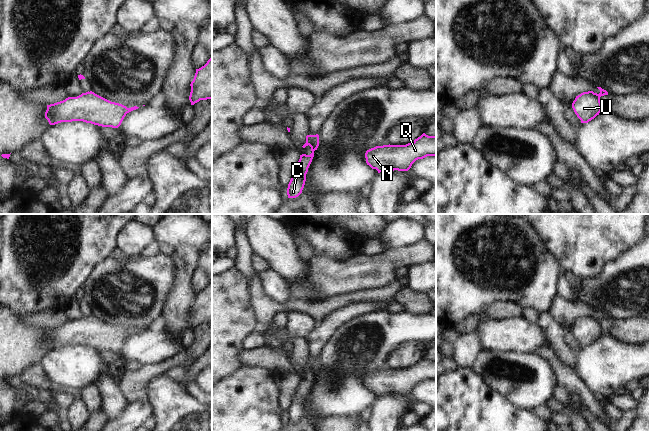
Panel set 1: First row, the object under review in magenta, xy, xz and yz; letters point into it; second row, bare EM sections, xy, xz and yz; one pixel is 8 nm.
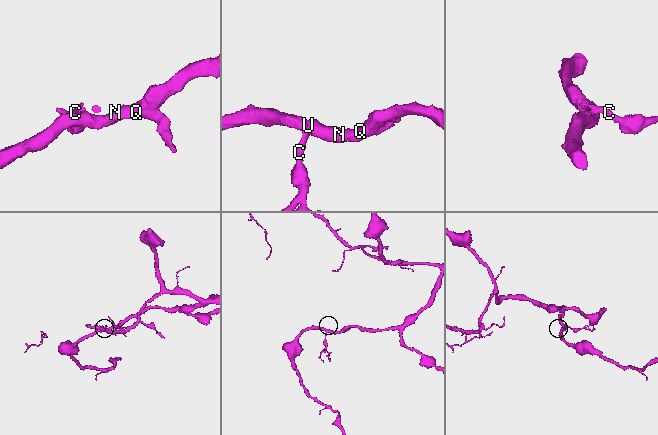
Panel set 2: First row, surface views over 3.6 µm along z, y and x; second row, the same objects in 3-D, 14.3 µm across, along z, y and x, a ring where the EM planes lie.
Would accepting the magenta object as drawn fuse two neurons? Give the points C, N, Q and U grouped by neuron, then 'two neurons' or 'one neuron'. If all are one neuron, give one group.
C / N Q U | two neurons

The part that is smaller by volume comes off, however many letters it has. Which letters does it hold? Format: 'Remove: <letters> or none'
Remove: C

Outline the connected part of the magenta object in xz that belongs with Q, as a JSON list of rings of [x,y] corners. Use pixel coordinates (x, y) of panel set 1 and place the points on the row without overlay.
[[[423,357],[406,369],[376,370],[366,375],[366,387],[378,397],[387,394],[408,395],[412,388],[427,380],[436,380],[436,360]]]

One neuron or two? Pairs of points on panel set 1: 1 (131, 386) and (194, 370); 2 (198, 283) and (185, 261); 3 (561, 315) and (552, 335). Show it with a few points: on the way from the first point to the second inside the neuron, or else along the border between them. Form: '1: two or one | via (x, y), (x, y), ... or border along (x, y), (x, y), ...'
1: two | border along (196, 359), (185, 369)
2: two | border along (197, 266), (192, 277), (192, 287), (195, 292)
3: two | border along (548, 311), (550, 316), (563, 329)

